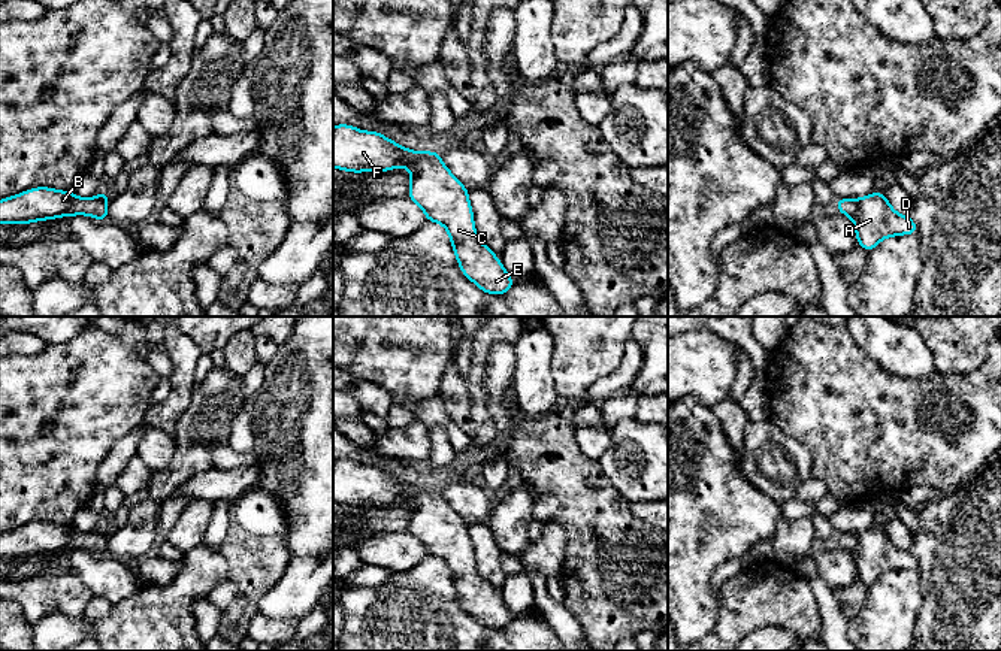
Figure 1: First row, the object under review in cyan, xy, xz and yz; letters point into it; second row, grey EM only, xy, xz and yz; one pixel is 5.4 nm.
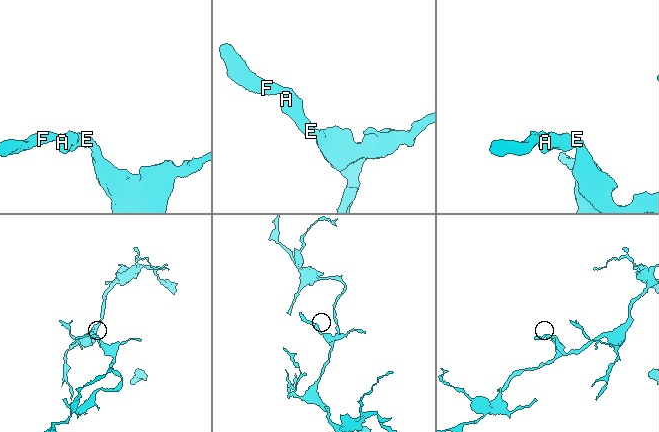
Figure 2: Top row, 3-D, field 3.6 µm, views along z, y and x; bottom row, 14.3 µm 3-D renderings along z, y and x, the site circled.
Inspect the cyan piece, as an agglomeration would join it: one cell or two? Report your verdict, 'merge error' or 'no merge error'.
no merge error

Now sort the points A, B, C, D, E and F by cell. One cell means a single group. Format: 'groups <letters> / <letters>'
groups A B C D E F

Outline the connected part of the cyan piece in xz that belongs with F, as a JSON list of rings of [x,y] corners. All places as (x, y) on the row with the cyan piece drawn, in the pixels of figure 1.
[[[347,124],[333,127],[335,169],[368,173],[399,166],[412,175],[408,197],[423,209],[427,221],[447,228],[462,273],[487,294],[505,294],[515,281],[480,242],[469,191],[447,169],[438,151],[415,152],[375,130],[362,131]]]

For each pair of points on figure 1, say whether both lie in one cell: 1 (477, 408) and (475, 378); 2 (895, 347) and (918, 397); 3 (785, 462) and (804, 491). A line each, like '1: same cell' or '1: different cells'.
1: same cell
2: different cells
3: different cells

